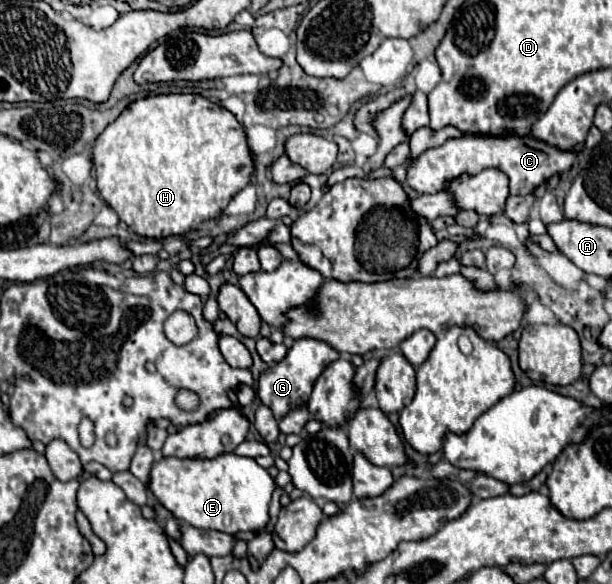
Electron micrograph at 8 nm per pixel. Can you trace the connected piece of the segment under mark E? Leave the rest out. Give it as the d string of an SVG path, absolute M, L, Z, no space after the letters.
M221 454L213 460L161 458L149 474L149 492L179 522L225 534L257 532L269 522L269 502L275 490L273 478L253 458Z

